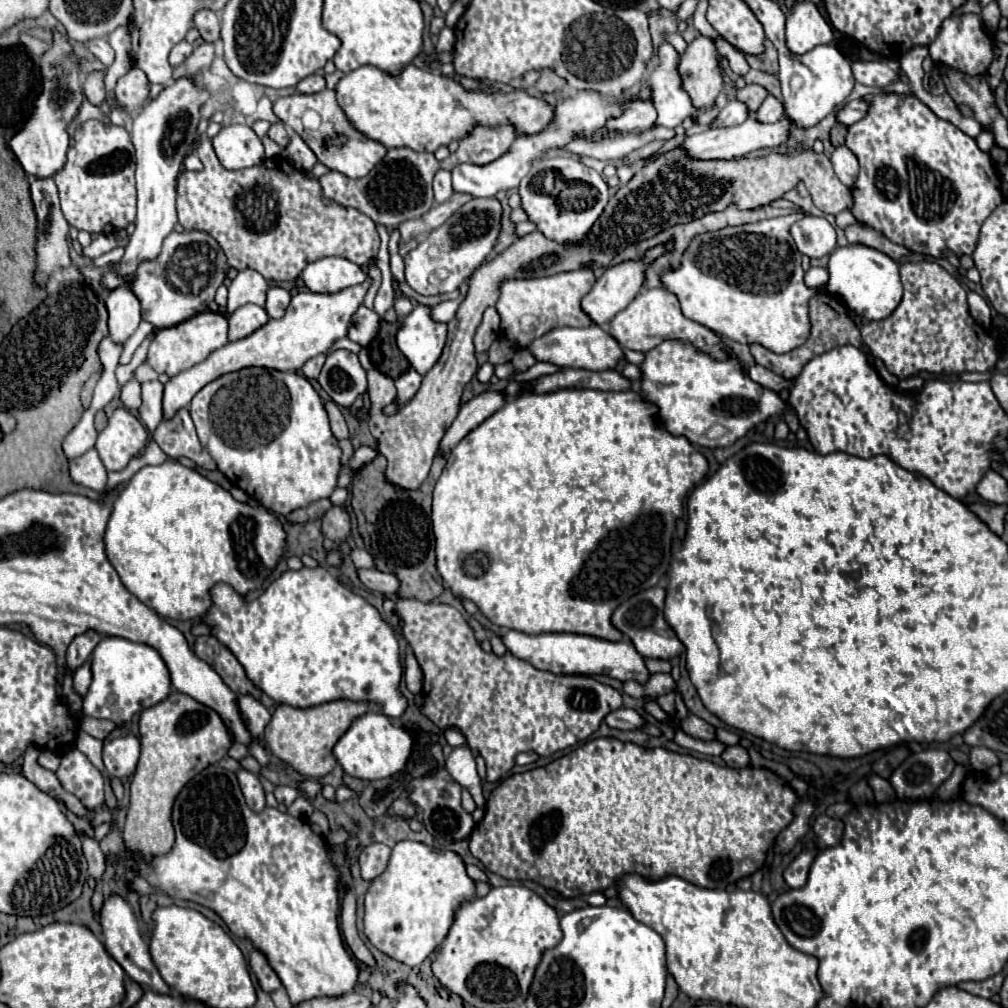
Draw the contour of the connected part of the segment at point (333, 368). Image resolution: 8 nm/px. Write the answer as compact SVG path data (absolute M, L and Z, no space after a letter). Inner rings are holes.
M336 349L326 355L318 383L332 397L332 401L344 407L350 407L360 393L368 391L366 371L362 369L358 355L346 349Z

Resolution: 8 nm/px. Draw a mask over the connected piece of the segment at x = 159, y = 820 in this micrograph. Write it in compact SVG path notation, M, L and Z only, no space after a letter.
M172 691L164 701L142 713L140 735L142 753L130 787L132 797L124 825L124 841L130 851L150 859L172 849L174 833L170 811L180 789L202 769L218 763L232 747L234 737L214 709L178 691Z

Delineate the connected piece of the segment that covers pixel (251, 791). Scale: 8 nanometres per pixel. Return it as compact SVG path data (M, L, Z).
M238 769L236 777L238 777L240 789L244 793L244 799L246 799L248 807L252 811L262 811L266 807L266 801L264 801L264 789L260 785L260 779L246 769Z

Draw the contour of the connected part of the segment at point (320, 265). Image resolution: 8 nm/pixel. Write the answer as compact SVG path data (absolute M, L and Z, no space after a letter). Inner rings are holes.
M322 257L312 261L300 273L306 287L314 293L336 293L348 285L364 281L362 269L342 257Z

